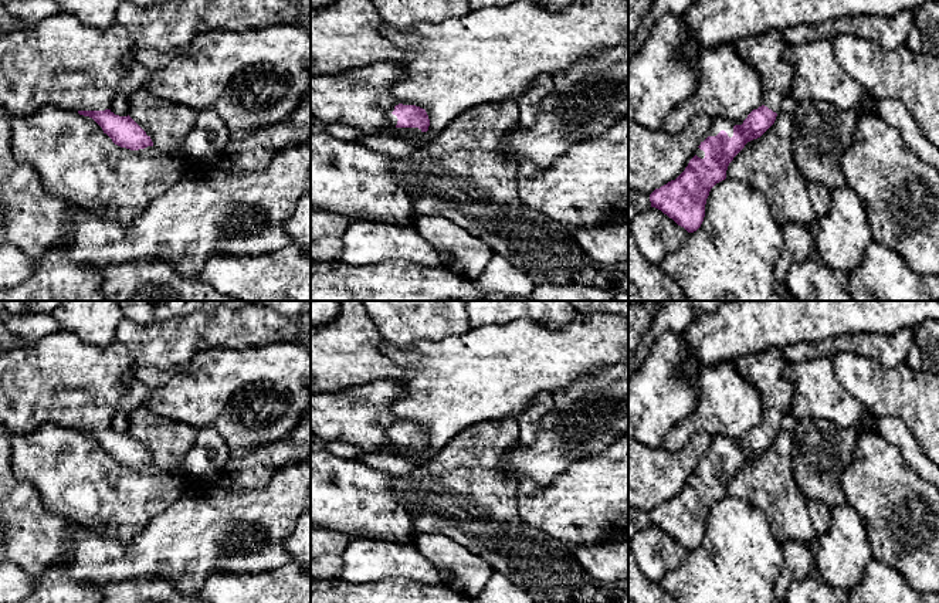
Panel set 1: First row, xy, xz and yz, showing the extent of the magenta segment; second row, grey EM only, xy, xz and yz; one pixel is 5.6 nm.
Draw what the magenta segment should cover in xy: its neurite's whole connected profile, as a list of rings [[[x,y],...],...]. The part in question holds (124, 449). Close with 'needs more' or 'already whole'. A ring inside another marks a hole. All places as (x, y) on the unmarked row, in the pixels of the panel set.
[[[62,329],[34,343],[0,352],[0,423],[14,434],[55,423],[92,436],[121,465],[139,468],[153,464],[150,454],[129,433],[119,434],[109,427],[113,413],[130,413],[146,404],[149,390],[132,376],[133,367],[123,343],[113,341],[105,348],[91,346]]] | needs more

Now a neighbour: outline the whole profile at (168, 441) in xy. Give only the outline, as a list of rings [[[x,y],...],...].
[[[146,404],[128,413],[129,434],[146,450],[157,467],[184,477],[182,460],[193,447],[199,430],[162,417]]]

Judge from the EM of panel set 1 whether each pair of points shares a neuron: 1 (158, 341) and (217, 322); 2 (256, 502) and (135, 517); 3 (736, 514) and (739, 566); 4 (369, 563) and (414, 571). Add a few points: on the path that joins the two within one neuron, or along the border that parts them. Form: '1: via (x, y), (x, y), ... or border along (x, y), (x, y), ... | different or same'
1: via (172, 341), (203, 329) | same
2: border along (185, 493), (156, 514), (135, 537) | different
3: via (736, 527), (739, 554) | same
4: via (380, 563), (403, 563) | same

